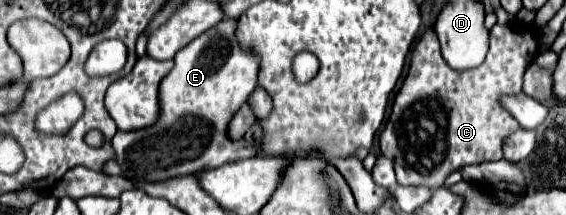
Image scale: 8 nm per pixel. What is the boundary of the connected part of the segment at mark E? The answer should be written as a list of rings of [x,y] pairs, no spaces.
[[[223,19],[211,31],[193,39],[175,55],[175,65],[159,87],[161,119],[143,131],[123,133],[111,139],[123,177],[137,187],[143,183],[167,181],[181,175],[195,175],[225,163],[256,155],[244,139],[232,141],[227,127],[239,107],[257,87],[259,57],[237,43],[237,19]]]

